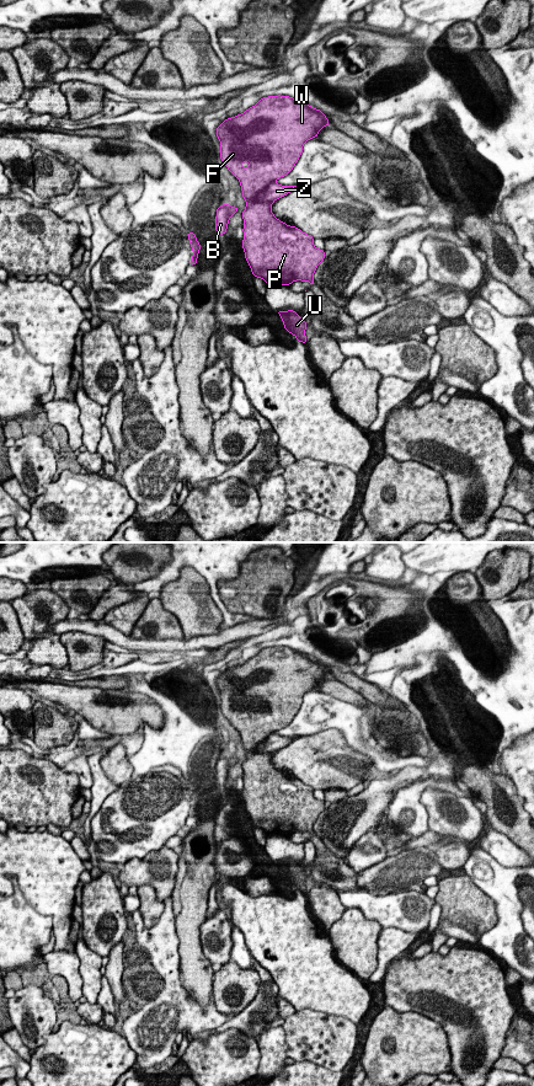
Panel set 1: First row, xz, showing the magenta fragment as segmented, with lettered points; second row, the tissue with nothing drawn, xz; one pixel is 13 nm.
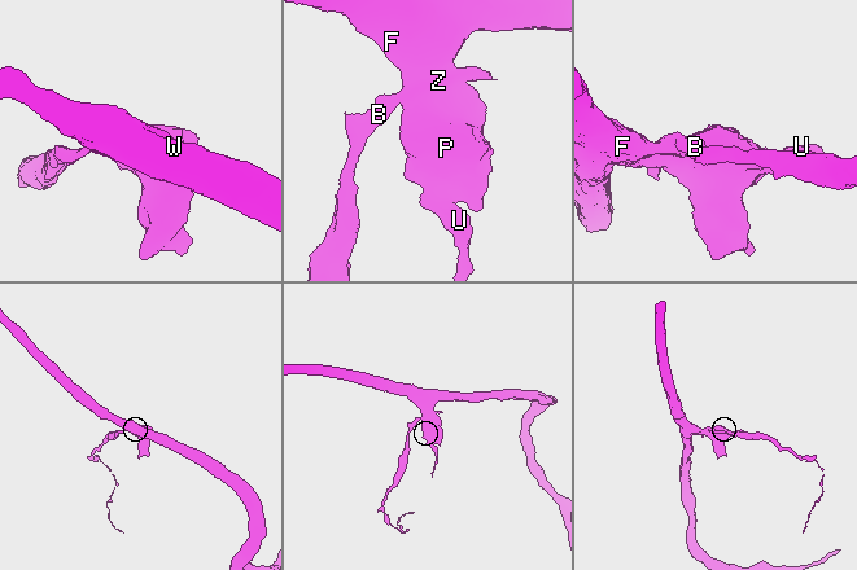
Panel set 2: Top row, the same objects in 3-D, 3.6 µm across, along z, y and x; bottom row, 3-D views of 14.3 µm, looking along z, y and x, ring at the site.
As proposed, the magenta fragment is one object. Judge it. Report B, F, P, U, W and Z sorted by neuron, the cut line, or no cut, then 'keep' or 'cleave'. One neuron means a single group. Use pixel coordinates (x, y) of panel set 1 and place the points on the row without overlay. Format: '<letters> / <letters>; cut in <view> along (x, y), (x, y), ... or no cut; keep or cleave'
B Z / F P U W; cut in xz along (272, 733), (257, 747), (256, 750), (259, 753); cleave

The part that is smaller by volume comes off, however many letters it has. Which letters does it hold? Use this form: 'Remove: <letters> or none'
Remove: B, Z

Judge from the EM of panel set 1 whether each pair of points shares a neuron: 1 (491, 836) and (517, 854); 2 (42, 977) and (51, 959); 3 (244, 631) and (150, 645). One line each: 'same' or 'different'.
1: same
2: different
3: same

